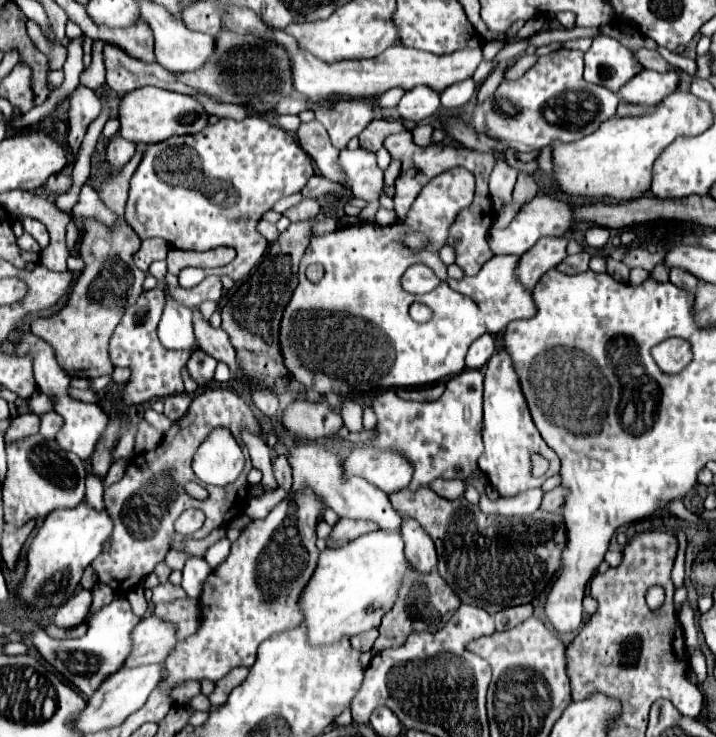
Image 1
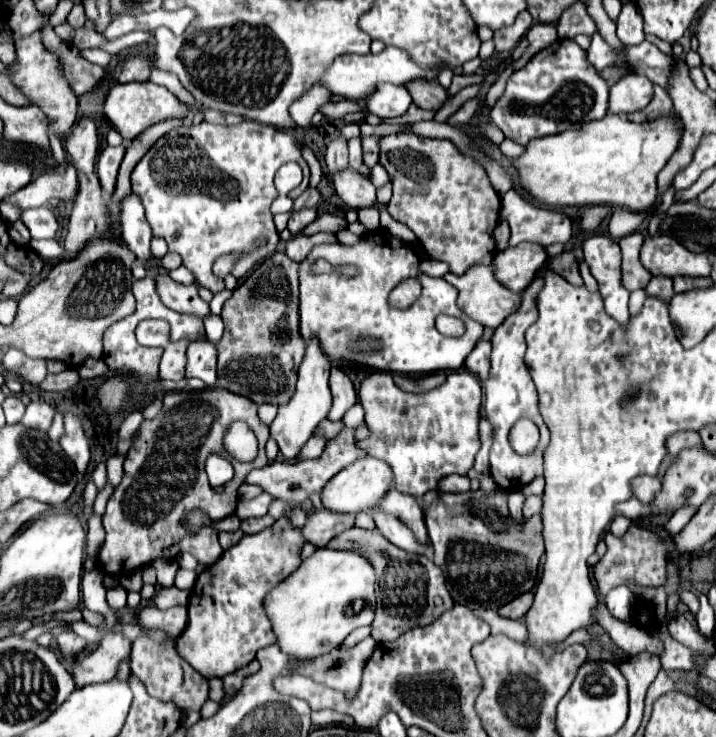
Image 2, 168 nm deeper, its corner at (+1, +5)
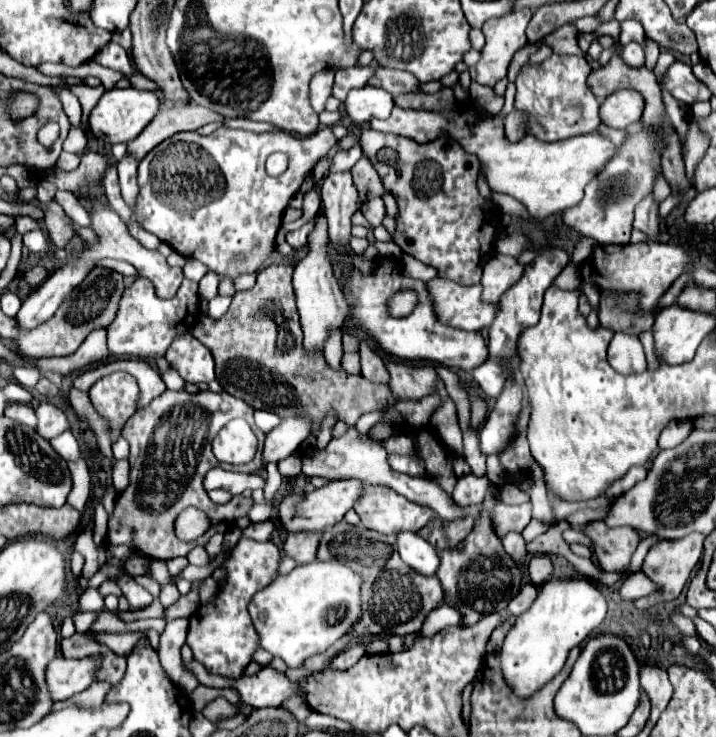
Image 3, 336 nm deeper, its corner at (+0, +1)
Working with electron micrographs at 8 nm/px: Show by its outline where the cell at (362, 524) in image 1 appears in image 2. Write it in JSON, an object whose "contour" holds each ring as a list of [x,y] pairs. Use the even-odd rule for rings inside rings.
{"contour":[[[321,510],[309,514],[309,520],[303,528],[303,536],[307,542],[313,542],[315,546],[325,546],[331,538],[337,534],[353,528],[355,516],[353,514],[335,514],[331,510]]]}

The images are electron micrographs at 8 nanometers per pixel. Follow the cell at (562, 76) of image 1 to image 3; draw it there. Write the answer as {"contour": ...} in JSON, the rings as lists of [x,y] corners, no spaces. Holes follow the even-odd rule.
{"contour":[[[550,56],[540,66],[526,64],[516,80],[516,108],[528,112],[530,134],[544,142],[558,142],[592,134],[600,124],[600,102],[586,86],[590,66],[578,56]]]}

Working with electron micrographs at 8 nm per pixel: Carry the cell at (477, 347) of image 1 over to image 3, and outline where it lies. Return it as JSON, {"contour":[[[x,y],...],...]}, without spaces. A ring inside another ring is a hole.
{"contour":[[[488,358],[476,370],[472,370],[472,376],[474,376],[476,384],[482,388],[482,392],[486,396],[492,396],[492,398],[496,398],[502,392],[504,380],[506,380],[504,378],[504,370],[502,370],[500,364],[491,358]]]}

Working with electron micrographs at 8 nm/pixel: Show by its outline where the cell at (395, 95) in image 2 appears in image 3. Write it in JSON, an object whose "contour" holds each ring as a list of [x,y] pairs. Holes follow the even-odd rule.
{"contour":[[[374,86],[354,88],[352,92],[348,92],[348,98],[344,102],[344,114],[354,124],[370,122],[372,118],[386,120],[392,108],[394,108],[392,96],[386,90],[374,88]]]}

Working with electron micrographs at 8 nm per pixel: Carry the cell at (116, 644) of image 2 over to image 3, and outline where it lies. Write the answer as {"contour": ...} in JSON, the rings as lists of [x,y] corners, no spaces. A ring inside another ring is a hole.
{"contour":[[[56,656],[46,666],[46,684],[50,688],[52,700],[66,700],[82,690],[86,690],[98,672],[100,656],[88,656],[82,660],[68,660]]]}

